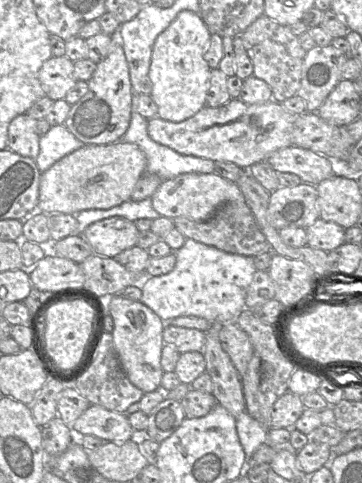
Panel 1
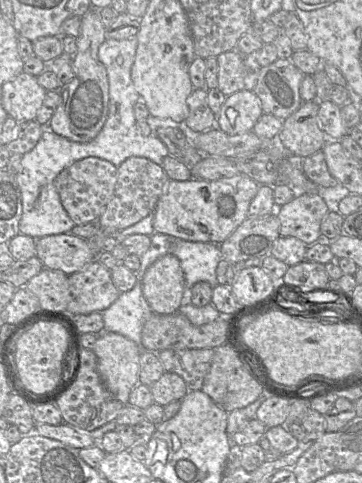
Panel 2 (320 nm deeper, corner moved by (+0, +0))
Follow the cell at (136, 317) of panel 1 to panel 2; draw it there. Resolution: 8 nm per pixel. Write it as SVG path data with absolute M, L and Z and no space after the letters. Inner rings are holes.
M103 331L93 351L106 388L124 406L128 405L131 391L139 384L141 345L121 334Z

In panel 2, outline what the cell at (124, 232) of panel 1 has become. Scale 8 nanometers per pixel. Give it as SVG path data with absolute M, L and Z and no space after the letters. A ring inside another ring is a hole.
M71 233L36 239L36 257L44 268L62 271L68 276L82 270L97 258L87 239Z

